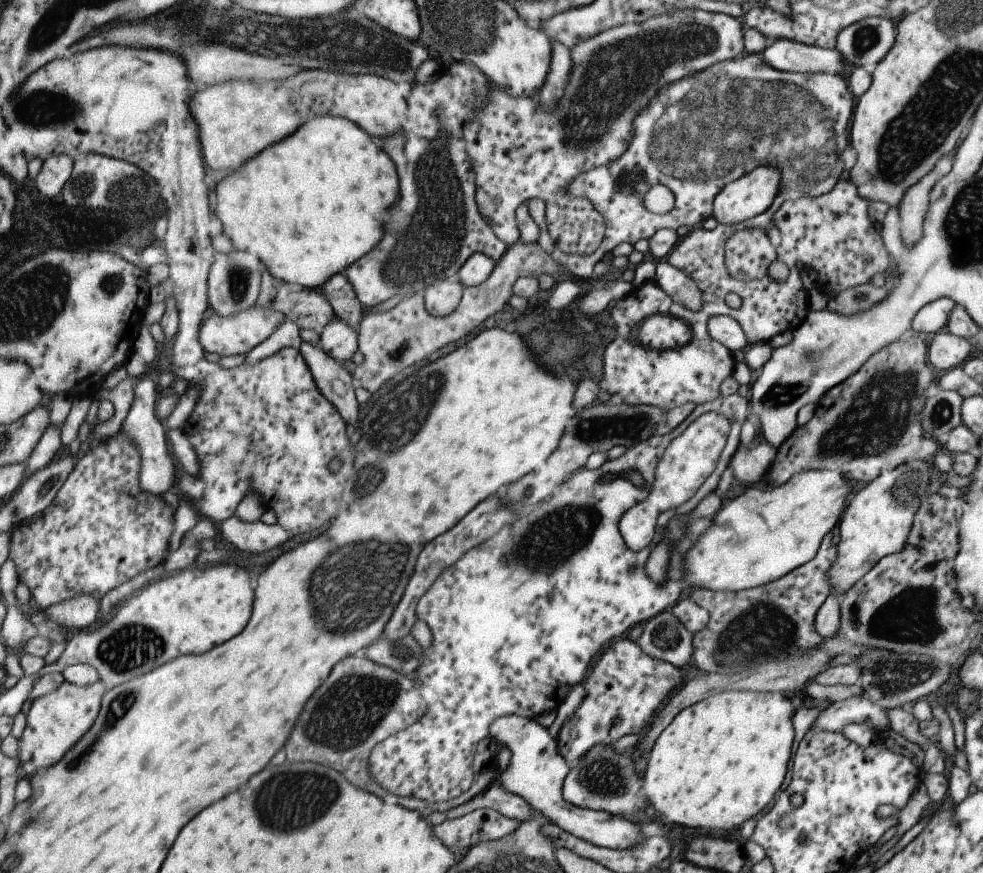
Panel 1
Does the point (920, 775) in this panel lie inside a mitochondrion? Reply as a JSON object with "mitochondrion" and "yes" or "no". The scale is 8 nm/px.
{"mitochondrion":"no"}

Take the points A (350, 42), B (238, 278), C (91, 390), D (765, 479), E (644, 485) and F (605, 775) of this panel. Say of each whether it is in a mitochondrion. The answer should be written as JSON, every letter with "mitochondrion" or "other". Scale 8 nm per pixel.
{"A":"mitochondrion","B":"mitochondrion","C":"other","D":"other","E":"other","F":"mitochondrion"}

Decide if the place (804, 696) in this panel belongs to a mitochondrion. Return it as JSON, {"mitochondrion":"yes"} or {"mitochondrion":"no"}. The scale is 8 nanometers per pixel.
{"mitochondrion":"no"}

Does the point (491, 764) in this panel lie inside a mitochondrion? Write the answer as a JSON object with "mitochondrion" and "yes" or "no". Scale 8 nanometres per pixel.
{"mitochondrion":"no"}

